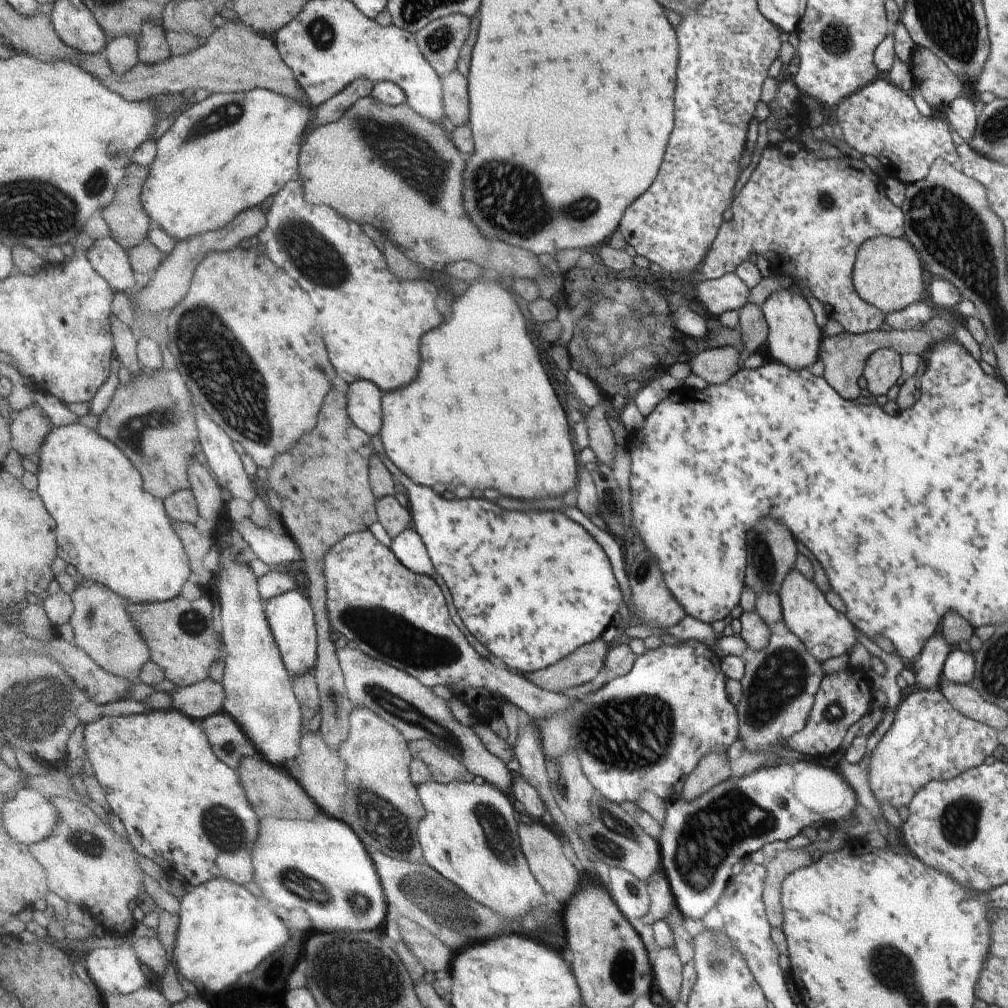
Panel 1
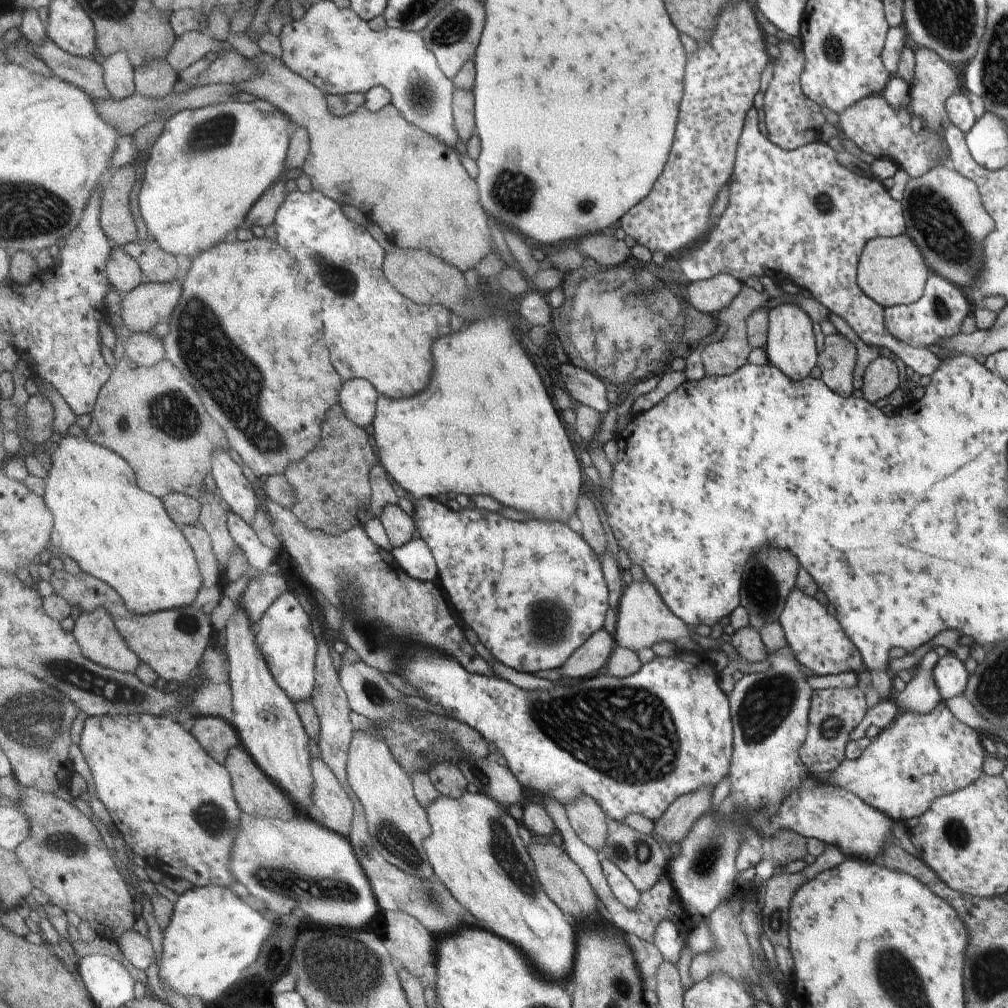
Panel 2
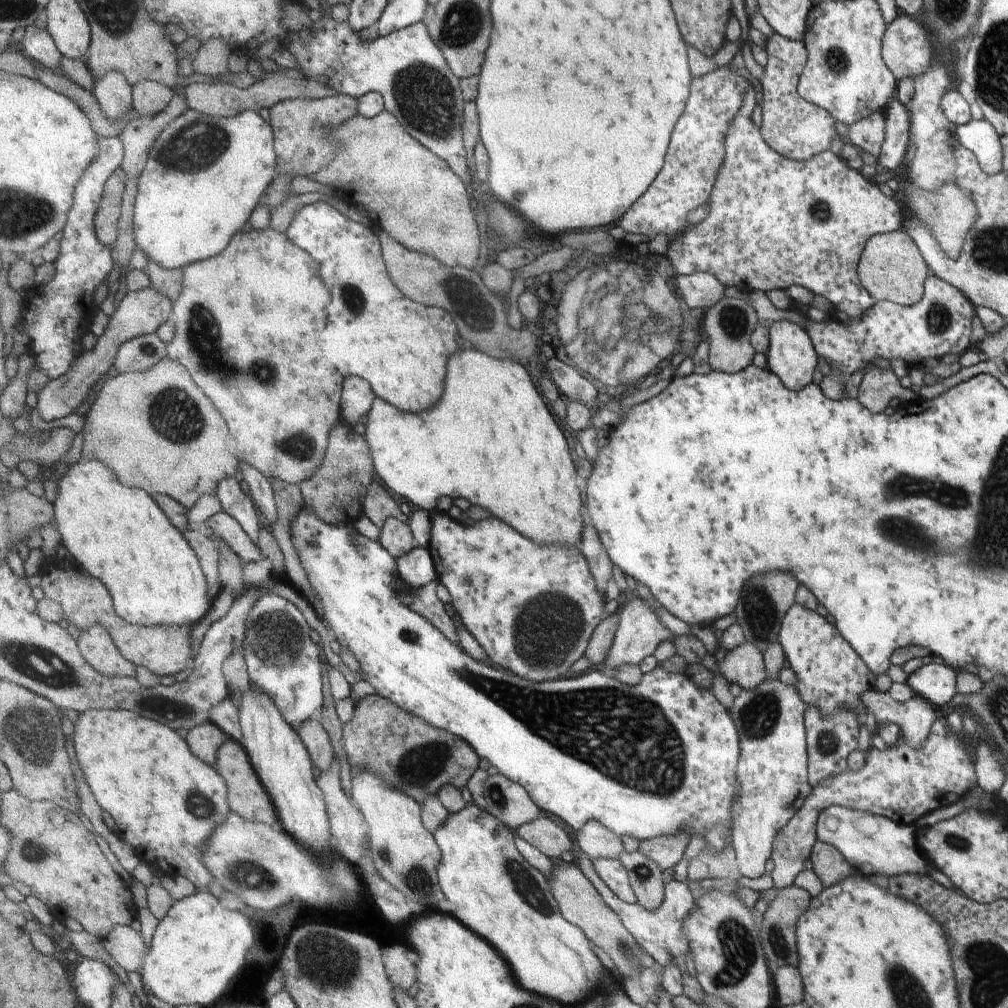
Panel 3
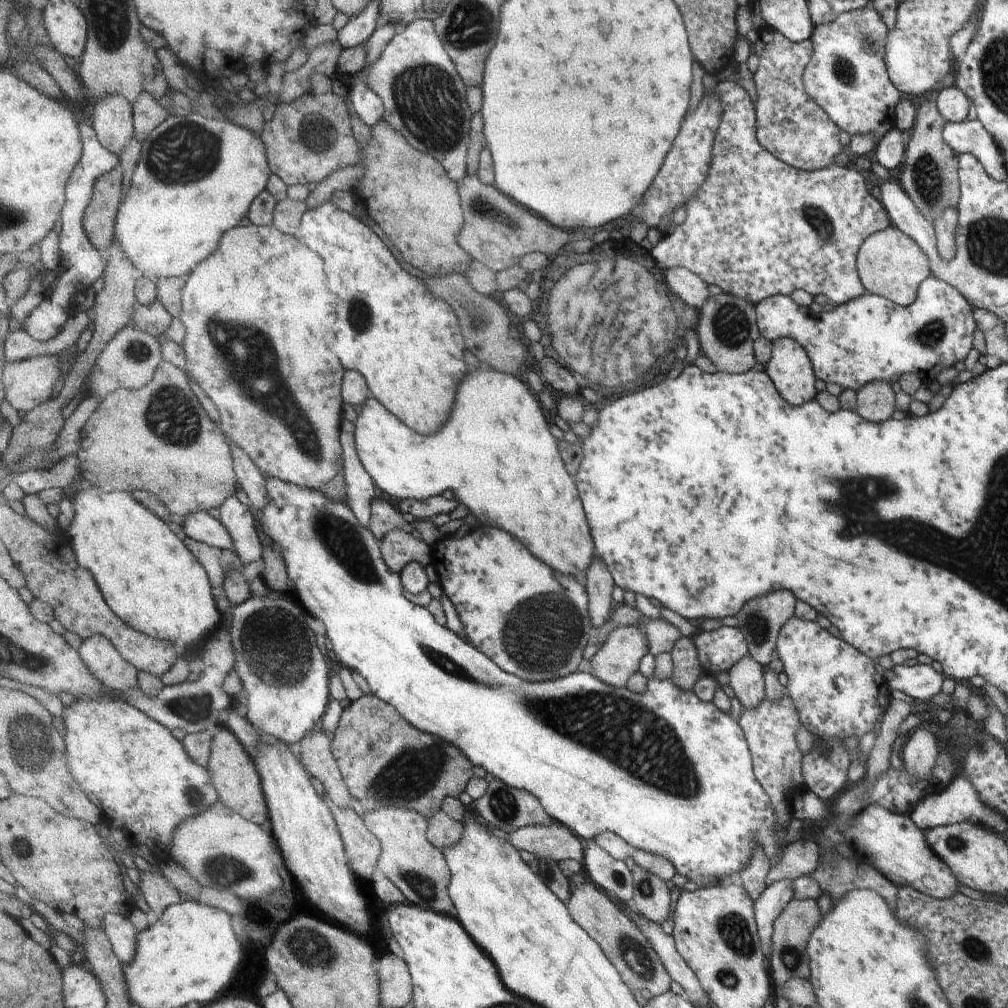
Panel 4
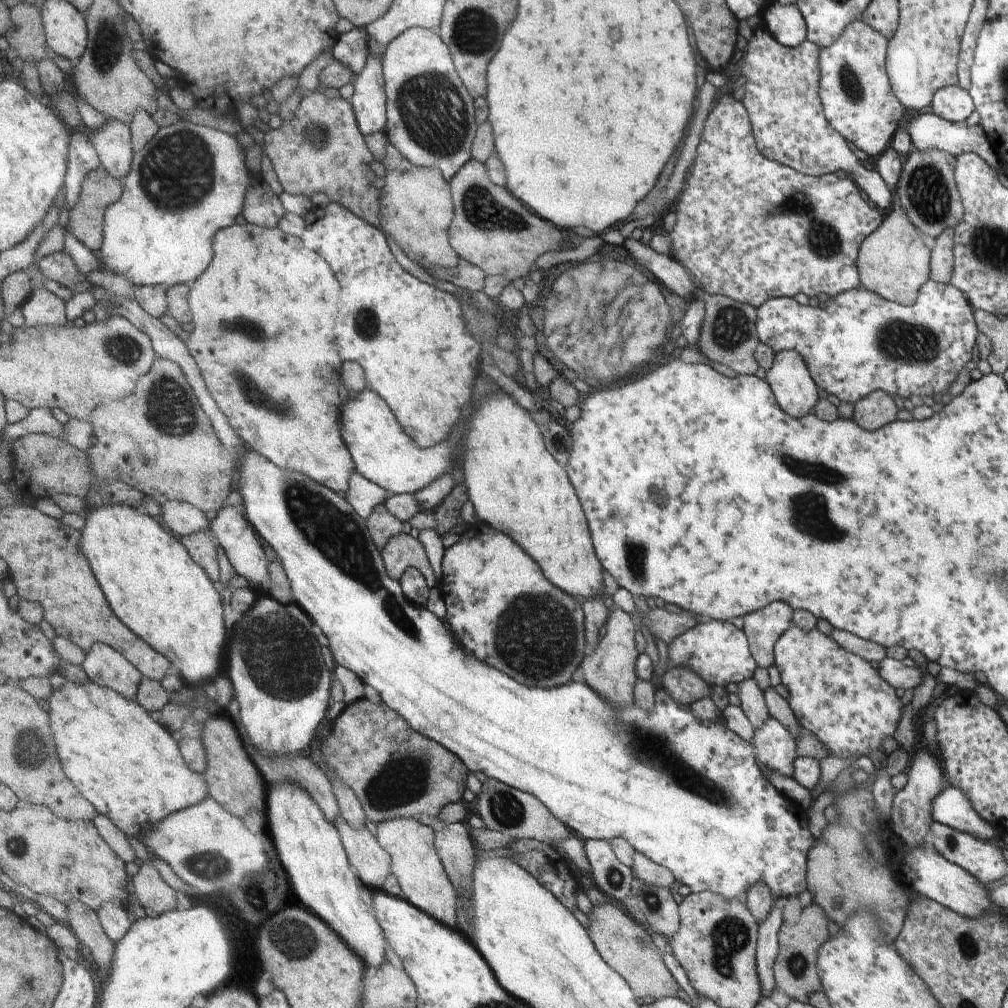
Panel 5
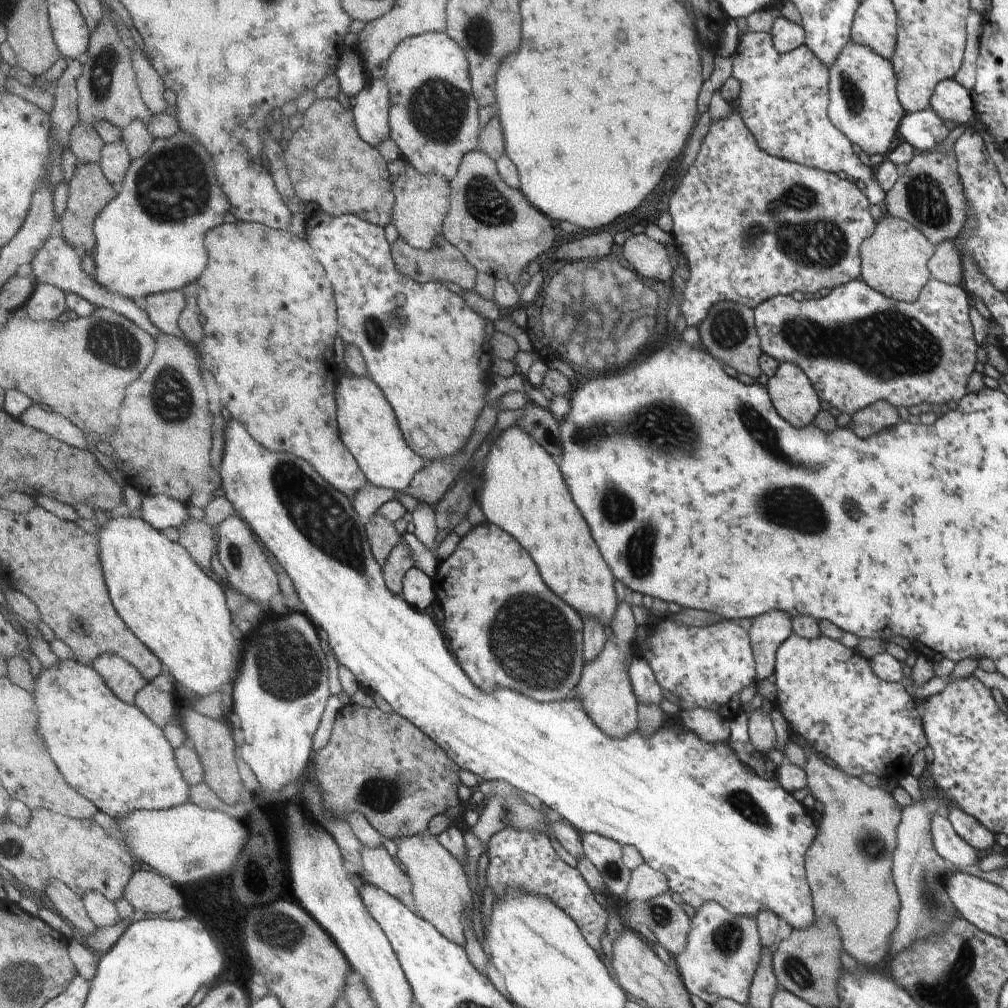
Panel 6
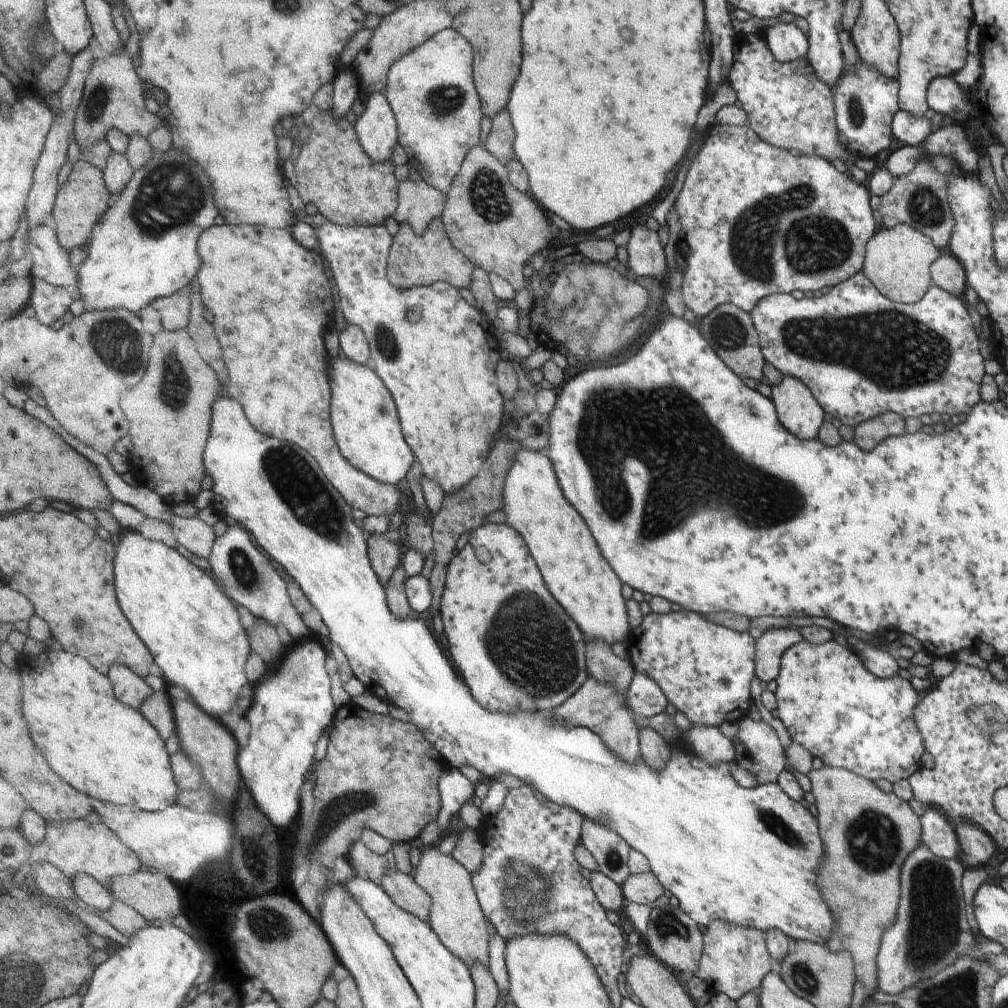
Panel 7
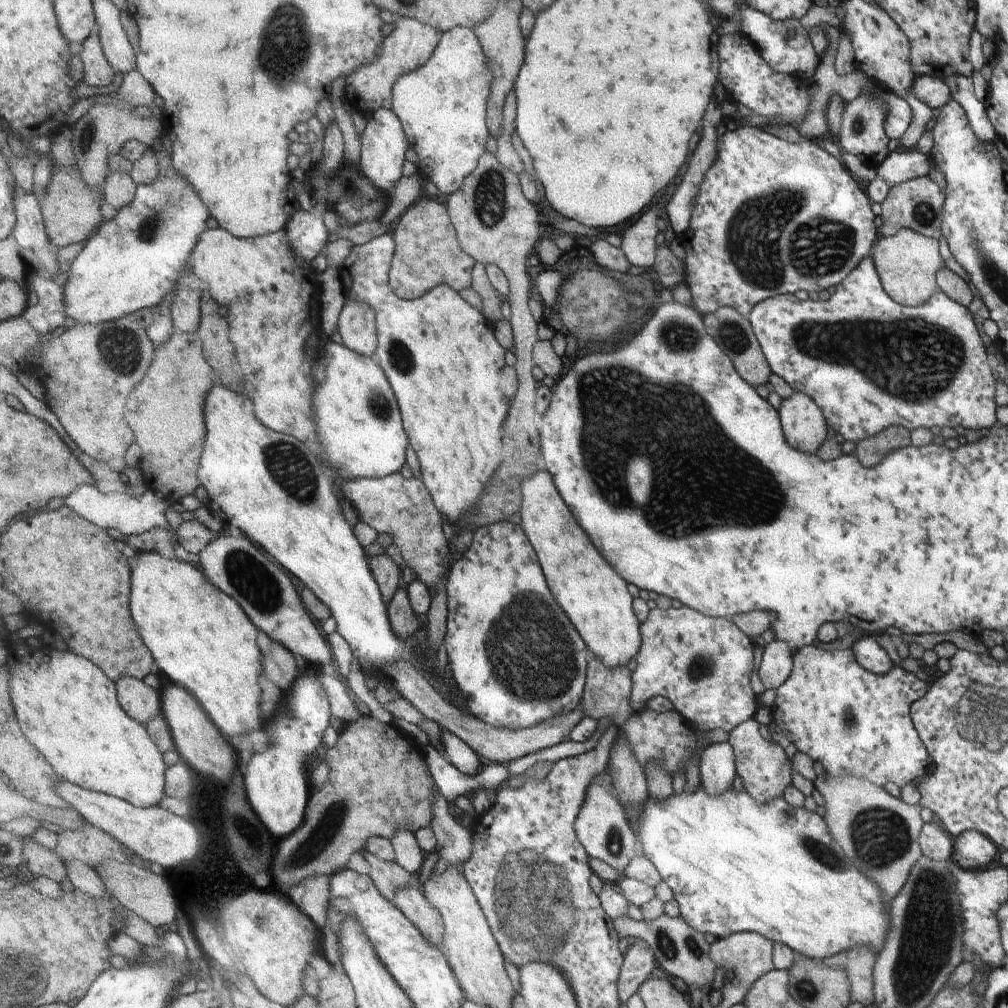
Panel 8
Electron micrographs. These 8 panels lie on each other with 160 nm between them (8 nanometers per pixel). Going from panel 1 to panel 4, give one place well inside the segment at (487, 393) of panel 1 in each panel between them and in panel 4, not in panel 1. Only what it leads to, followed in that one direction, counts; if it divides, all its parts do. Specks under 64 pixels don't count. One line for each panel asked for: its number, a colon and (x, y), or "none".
2: (486, 424)
3: (492, 439)
4: (497, 455)

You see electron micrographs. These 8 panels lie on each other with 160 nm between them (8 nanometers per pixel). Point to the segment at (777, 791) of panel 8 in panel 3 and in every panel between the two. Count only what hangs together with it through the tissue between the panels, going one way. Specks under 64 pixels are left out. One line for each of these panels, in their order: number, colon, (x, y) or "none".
3: (743, 666)
4: (745, 678)
5: (752, 701)
6: (760, 729)
7: (757, 750)

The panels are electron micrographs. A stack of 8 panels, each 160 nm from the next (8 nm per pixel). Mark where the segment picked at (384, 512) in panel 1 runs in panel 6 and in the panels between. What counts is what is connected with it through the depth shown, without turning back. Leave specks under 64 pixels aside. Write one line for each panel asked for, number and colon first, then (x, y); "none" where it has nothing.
2: (400, 528)
3: (396, 537)
4: (399, 548)
5: (403, 552)
6: (400, 562)

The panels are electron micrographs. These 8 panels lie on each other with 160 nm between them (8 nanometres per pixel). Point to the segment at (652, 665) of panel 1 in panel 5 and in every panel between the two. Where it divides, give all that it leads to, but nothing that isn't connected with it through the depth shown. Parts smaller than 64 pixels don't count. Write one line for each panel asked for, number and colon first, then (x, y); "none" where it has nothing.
2: (675, 723)
3: (665, 761)
4: (689, 794)
5: (687, 793)

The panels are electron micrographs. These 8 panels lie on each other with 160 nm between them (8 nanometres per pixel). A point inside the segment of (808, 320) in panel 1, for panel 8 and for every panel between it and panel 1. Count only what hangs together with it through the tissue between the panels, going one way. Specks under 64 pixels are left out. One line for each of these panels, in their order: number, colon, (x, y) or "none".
2: (790, 347)
3: (789, 356)
4: (789, 369)
5: (794, 391)
6: (793, 397)
7: (798, 412)
8: (802, 424)

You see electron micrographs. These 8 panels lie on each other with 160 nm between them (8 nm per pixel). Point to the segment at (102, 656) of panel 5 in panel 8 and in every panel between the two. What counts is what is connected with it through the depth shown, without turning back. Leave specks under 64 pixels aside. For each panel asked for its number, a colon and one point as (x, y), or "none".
6: (125, 680)
7: (131, 689)
8: (142, 702)

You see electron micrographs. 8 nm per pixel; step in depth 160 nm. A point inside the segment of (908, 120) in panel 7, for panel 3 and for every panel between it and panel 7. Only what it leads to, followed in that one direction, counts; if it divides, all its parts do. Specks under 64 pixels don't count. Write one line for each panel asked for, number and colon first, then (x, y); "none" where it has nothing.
3: (977, 136)
4: (969, 137)
5: (926, 131)
6: (923, 129)

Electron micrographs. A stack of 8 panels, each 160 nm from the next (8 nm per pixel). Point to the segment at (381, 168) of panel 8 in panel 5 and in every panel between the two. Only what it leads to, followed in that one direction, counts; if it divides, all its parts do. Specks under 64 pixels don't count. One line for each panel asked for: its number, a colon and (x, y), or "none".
5: (370, 101)
6: (372, 108)
7: (377, 127)

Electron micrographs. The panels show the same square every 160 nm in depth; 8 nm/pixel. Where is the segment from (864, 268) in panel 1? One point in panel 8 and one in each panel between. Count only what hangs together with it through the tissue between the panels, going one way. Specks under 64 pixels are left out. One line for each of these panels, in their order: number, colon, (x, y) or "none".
2: (890, 270)
3: (890, 268)
4: (889, 264)
5: (893, 261)
6: (893, 259)
7: (897, 260)
8: (906, 262)

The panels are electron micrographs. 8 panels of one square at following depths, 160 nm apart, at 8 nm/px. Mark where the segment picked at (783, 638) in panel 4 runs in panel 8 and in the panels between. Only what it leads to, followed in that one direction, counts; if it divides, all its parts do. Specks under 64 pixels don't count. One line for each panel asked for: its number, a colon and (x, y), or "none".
5: (839, 698)
6: (826, 692)
7: (829, 704)
8: (855, 723)

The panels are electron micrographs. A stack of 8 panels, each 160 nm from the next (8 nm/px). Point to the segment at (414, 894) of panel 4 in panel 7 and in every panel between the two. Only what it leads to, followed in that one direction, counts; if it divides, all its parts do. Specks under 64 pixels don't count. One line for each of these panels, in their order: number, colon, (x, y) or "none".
5: (416, 864)
6: (442, 895)
7: (456, 915)

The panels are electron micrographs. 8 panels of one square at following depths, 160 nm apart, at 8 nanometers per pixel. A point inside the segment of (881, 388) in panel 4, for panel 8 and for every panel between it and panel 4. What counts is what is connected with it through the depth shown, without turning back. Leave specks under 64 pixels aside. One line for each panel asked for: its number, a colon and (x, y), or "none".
5: (877, 409)
6: (880, 415)
7: (868, 434)
8: (869, 451)

